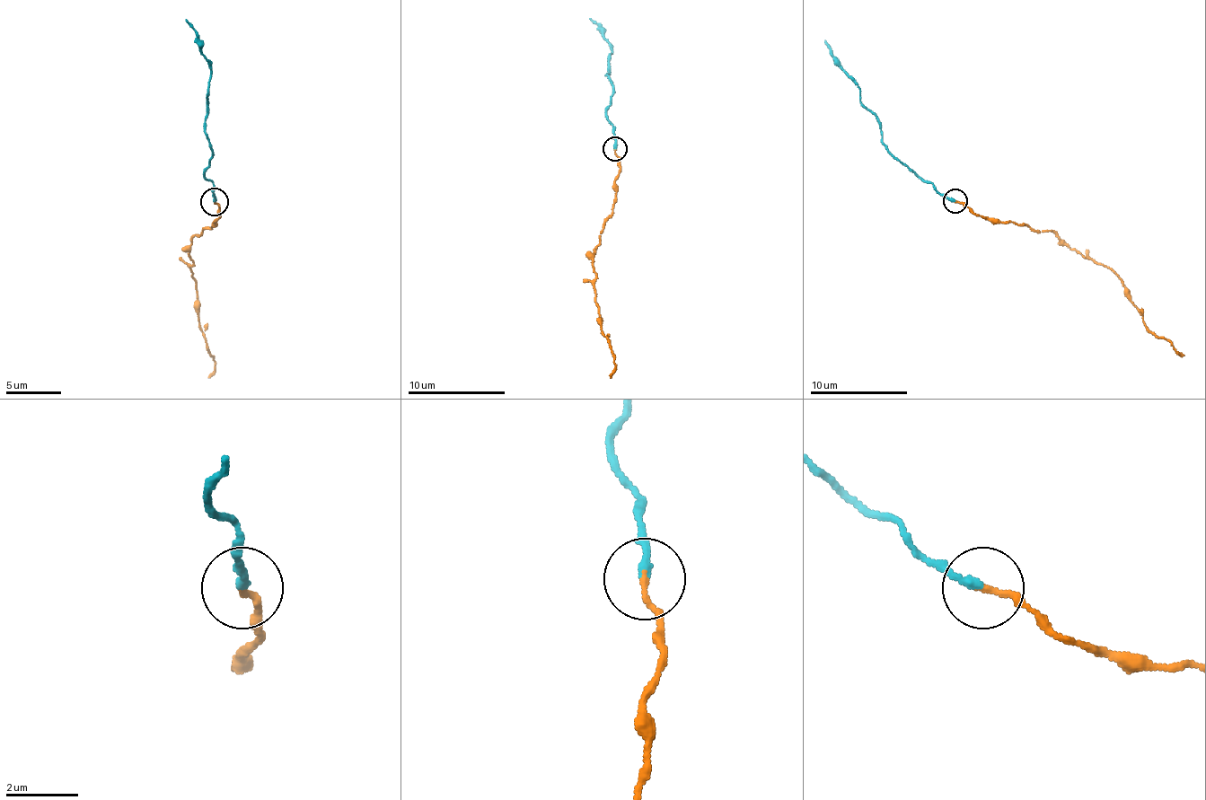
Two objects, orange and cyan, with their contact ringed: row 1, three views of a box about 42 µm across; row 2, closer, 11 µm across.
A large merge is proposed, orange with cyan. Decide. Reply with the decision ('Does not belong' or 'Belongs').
Does not belong

